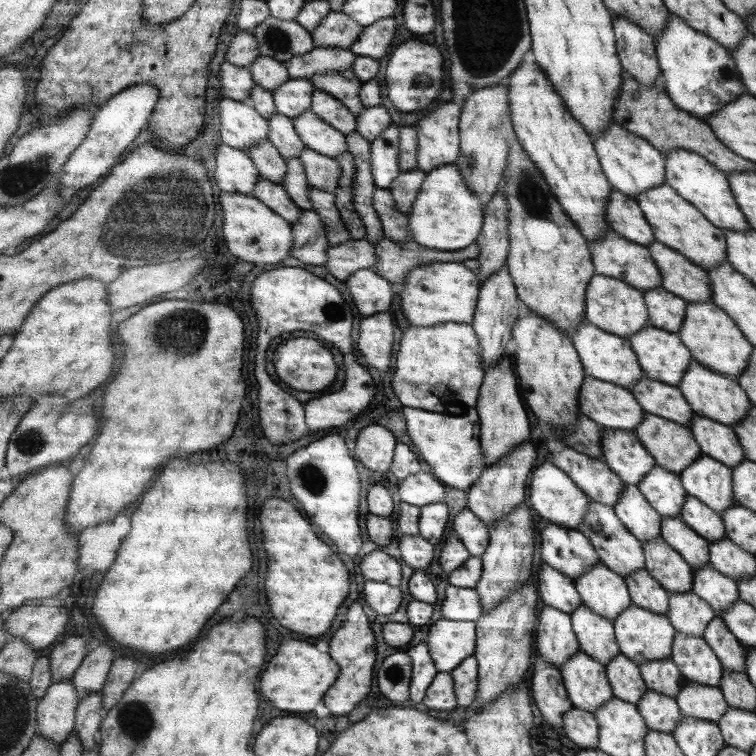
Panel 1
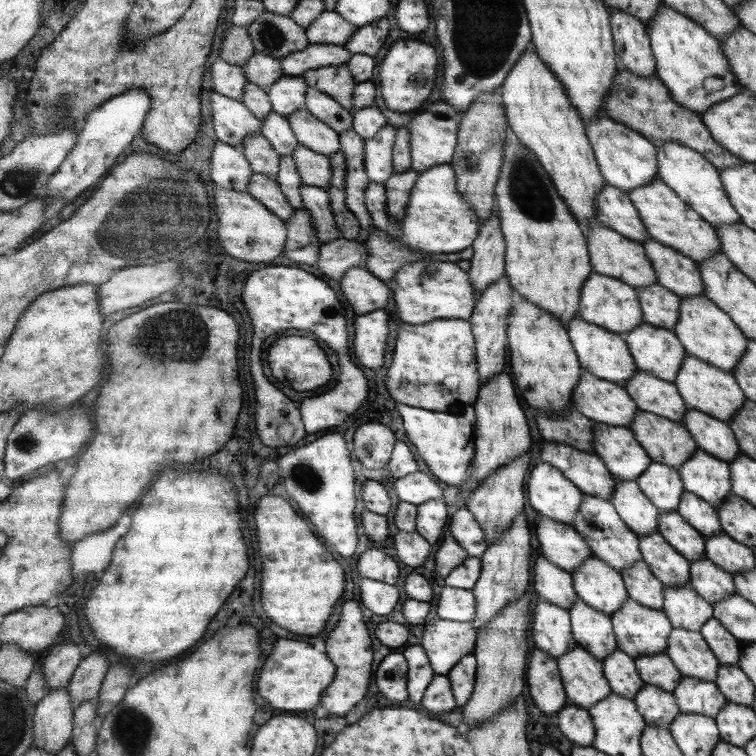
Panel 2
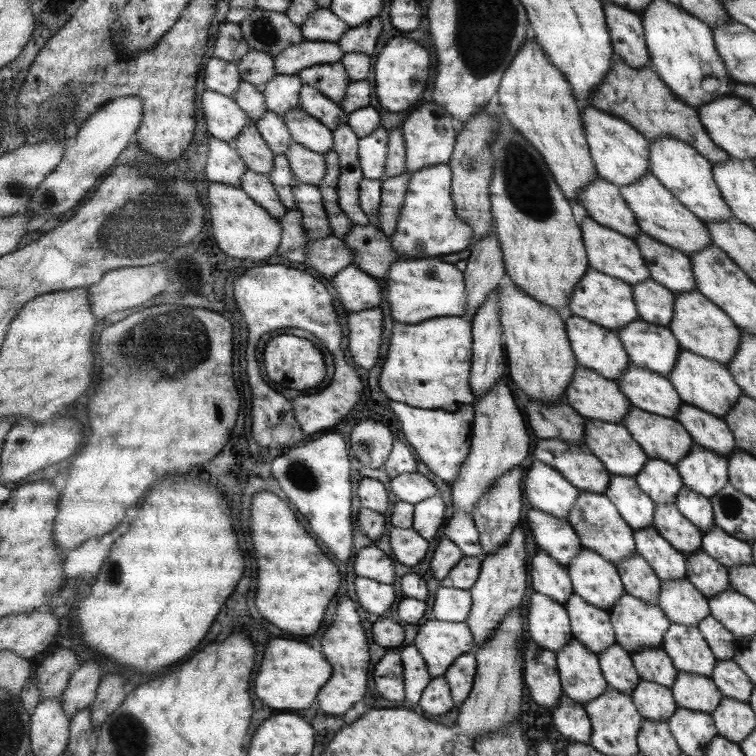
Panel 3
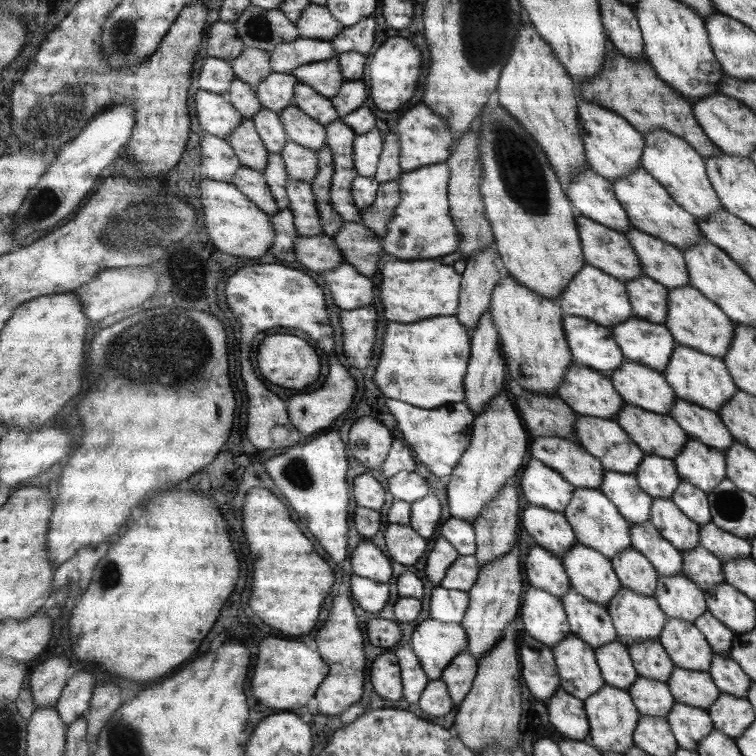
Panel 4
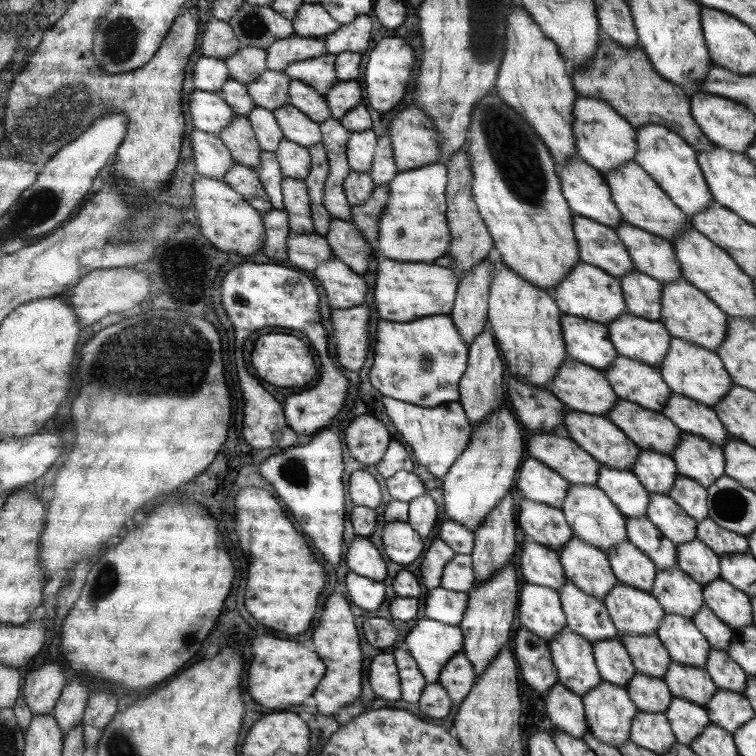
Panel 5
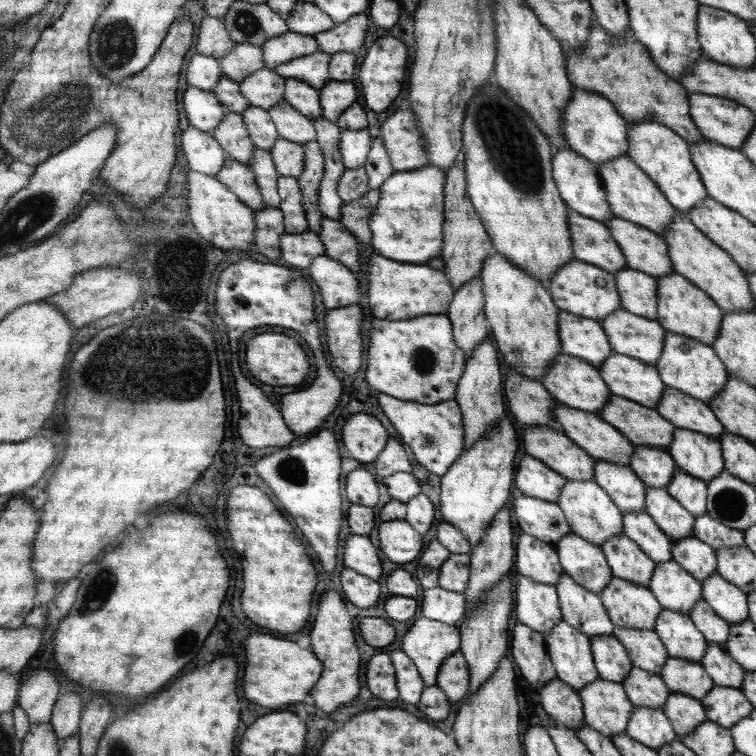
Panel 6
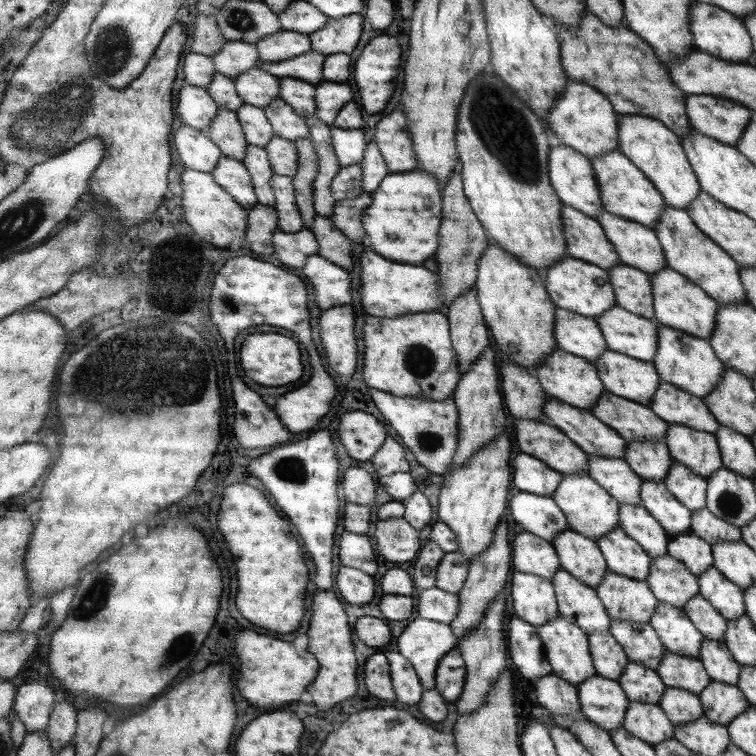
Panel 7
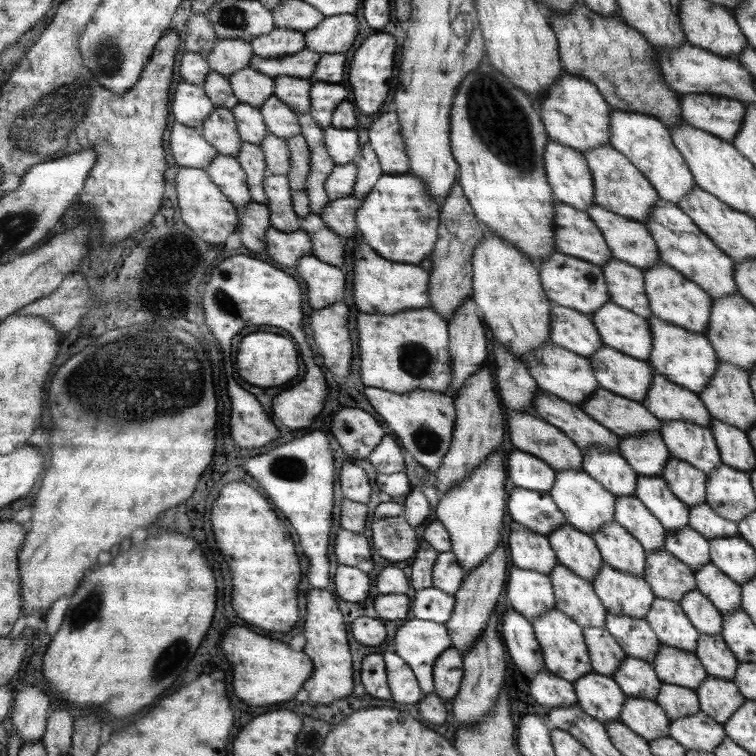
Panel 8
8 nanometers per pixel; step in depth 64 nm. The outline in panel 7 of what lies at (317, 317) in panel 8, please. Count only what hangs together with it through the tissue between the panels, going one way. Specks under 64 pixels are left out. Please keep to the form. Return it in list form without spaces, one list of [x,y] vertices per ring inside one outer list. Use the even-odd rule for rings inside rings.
[[[348,303],[322,312],[318,318],[320,340],[328,366],[340,376],[356,372],[358,346],[354,336],[354,307]]]

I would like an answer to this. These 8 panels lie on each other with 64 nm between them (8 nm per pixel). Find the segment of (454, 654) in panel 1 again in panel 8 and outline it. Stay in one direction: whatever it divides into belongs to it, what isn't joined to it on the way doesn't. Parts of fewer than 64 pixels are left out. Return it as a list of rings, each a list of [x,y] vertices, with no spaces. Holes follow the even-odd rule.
[[[410,619],[396,631],[394,647],[396,654],[415,672],[423,695],[434,692],[436,661],[440,654],[452,648],[446,624]]]

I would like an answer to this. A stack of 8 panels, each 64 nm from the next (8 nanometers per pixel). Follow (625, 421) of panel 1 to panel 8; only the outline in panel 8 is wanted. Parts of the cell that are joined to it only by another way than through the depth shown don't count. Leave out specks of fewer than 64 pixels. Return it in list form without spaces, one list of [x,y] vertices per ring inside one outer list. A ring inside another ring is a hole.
[[[555,343],[542,344],[537,350],[525,355],[524,363],[541,391],[564,399],[564,401],[582,406],[582,403],[598,390],[599,382],[595,378],[594,367],[589,359],[573,354]]]

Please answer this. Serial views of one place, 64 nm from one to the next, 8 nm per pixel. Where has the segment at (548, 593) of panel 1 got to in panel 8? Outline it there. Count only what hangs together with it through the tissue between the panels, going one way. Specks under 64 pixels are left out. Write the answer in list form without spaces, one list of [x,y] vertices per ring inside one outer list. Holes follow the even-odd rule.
[[[520,525],[513,526],[508,548],[511,550],[514,566],[524,570],[540,571],[550,576],[552,569],[559,564],[550,538]]]

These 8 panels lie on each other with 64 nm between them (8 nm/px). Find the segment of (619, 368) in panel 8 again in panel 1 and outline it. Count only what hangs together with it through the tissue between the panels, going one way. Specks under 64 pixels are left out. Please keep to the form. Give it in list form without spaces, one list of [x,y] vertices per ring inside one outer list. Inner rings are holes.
[[[644,377],[630,392],[638,399],[645,412],[671,419],[688,428],[692,425],[695,412],[678,387]]]

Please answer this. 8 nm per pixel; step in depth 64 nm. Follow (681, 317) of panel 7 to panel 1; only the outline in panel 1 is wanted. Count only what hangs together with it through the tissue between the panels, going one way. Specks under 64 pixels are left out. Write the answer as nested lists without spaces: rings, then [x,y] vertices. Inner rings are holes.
[[[712,300],[688,303],[686,318],[677,333],[698,363],[737,382],[748,367],[754,346],[738,324]]]

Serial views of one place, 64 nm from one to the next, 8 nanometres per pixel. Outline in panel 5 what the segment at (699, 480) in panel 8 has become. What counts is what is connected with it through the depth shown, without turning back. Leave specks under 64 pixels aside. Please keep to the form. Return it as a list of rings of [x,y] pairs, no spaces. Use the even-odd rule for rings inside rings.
[[[678,475],[676,484],[670,489],[669,496],[675,499],[692,518],[695,518],[696,522],[709,517],[707,488],[694,481],[694,479]]]

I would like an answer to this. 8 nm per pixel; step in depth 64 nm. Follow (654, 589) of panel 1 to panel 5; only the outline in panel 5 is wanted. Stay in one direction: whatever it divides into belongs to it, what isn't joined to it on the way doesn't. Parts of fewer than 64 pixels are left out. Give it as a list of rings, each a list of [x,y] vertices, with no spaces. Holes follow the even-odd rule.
[[[628,539],[612,546],[608,550],[611,569],[618,576],[620,583],[636,587],[651,593],[655,588],[655,578],[658,568],[648,555]]]

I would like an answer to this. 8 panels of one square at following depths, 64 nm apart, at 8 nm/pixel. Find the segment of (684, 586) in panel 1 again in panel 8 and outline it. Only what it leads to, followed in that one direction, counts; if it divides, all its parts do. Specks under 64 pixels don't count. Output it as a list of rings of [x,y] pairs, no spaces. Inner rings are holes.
[[[635,495],[616,498],[614,521],[627,527],[642,543],[647,554],[664,548],[667,529]]]

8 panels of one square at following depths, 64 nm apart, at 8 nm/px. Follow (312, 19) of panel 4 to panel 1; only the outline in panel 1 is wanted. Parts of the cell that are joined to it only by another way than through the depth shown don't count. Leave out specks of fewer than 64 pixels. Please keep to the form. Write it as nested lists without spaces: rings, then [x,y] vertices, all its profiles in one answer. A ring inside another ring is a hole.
[[[330,11],[316,26],[314,32],[311,32],[315,40],[315,48],[332,47],[349,51],[362,34],[364,34],[364,26],[360,26],[356,20],[344,14],[343,11]]]

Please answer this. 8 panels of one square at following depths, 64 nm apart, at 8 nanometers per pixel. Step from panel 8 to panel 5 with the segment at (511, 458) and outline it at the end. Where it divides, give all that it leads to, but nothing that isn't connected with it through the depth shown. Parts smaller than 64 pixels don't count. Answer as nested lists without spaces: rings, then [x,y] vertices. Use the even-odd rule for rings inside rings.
[[[529,457],[520,467],[517,488],[523,498],[562,508],[571,484],[559,472]]]

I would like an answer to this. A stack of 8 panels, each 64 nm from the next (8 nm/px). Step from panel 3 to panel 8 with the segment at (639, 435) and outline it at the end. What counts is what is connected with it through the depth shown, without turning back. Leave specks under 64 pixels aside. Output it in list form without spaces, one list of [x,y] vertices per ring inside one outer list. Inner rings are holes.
[[[601,387],[580,407],[620,438],[662,430],[662,421],[643,403],[612,394]]]

